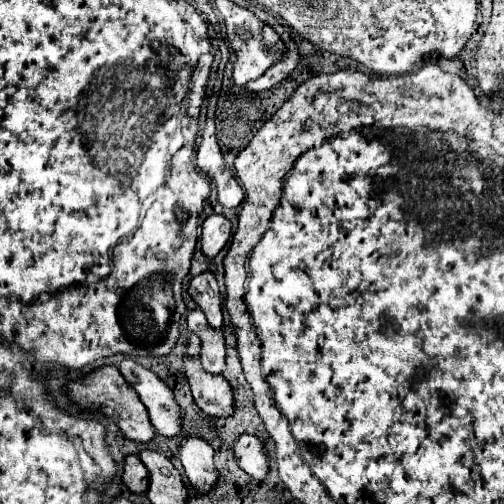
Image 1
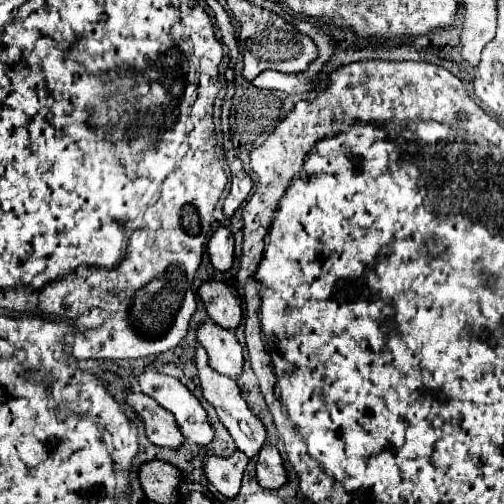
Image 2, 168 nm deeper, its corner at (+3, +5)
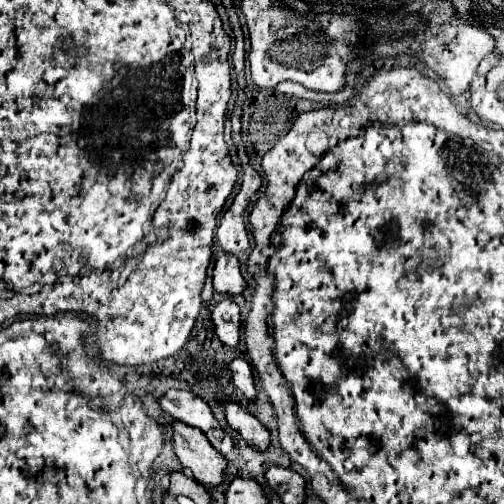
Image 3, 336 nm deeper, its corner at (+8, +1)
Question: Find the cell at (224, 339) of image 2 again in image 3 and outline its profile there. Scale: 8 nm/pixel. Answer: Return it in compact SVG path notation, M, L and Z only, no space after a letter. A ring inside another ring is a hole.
M234 359L228 363L228 369L232 371L234 385L244 393L248 401L256 399L256 385L254 385L254 371L244 359Z

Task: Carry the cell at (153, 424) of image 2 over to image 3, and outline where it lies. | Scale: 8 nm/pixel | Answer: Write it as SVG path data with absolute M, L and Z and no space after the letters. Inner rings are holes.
M180 421L172 423L172 433L176 455L180 463L192 471L194 479L208 487L220 485L224 481L228 461L222 453L214 451L204 433Z

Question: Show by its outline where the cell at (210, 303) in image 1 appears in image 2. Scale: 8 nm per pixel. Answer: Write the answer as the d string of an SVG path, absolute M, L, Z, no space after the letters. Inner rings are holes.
M203 281L197 289L209 317L225 327L235 329L241 321L241 303L239 297L233 293L231 287L227 287L221 281Z

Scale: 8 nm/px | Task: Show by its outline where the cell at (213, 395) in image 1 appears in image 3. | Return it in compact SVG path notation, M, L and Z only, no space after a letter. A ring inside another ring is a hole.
M224 401L222 403L228 425L242 435L242 439L256 451L268 451L270 447L270 431L254 417L250 415L244 407L240 407L234 401Z

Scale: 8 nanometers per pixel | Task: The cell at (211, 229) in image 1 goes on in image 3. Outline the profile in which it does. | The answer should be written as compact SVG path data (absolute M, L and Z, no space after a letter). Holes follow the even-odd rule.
M230 253L220 255L214 267L214 289L226 295L242 295L246 287L248 283L240 273L238 257Z

